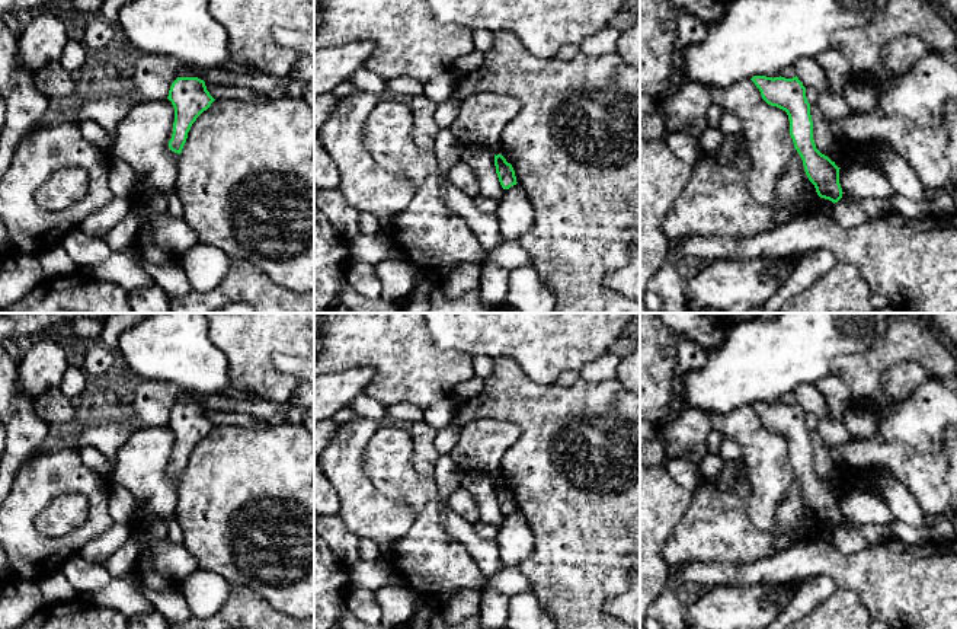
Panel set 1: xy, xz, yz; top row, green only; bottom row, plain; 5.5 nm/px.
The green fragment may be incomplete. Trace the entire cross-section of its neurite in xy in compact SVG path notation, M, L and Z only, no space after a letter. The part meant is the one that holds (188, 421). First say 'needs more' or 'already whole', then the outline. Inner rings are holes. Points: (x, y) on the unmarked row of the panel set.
already whole; M177 403L170 412L167 425L175 434L169 475L180 480L192 450L215 425L207 416L205 408L198 403Z

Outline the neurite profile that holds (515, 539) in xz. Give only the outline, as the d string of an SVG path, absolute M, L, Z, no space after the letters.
M518 510L505 515L496 543L499 546L500 561L505 566L519 566L522 561L534 553L534 533L526 518Z

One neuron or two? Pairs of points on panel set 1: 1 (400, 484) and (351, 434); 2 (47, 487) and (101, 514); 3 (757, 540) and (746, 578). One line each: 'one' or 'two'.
1: two
2: one
3: two

